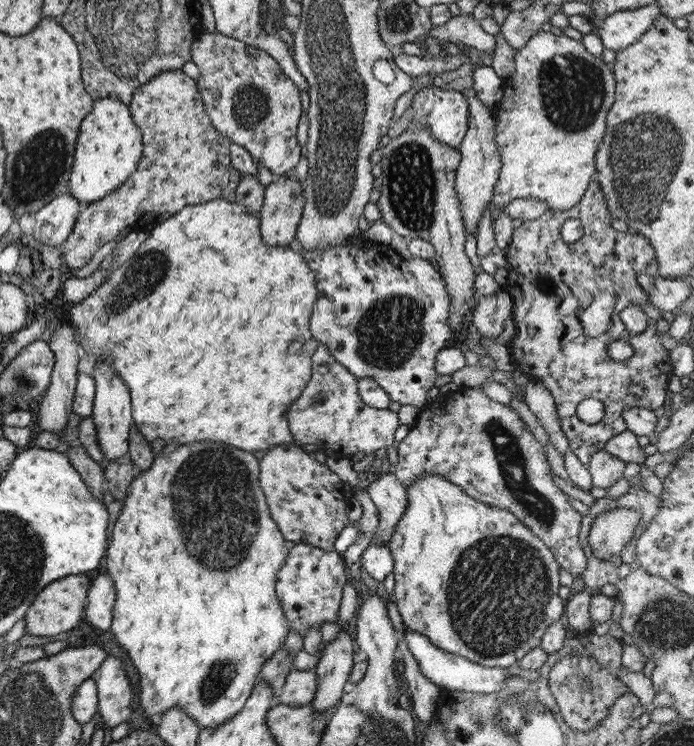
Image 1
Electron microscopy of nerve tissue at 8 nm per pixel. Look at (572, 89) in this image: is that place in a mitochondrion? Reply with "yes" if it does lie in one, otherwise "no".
yes

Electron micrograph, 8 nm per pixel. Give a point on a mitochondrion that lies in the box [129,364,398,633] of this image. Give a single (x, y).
(213, 495)

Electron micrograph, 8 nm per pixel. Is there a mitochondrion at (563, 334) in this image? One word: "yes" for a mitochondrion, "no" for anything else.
no

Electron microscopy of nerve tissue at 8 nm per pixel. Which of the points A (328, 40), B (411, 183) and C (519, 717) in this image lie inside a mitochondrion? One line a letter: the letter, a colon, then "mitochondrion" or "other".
A: mitochondrion
B: mitochondrion
C: mitochondrion

